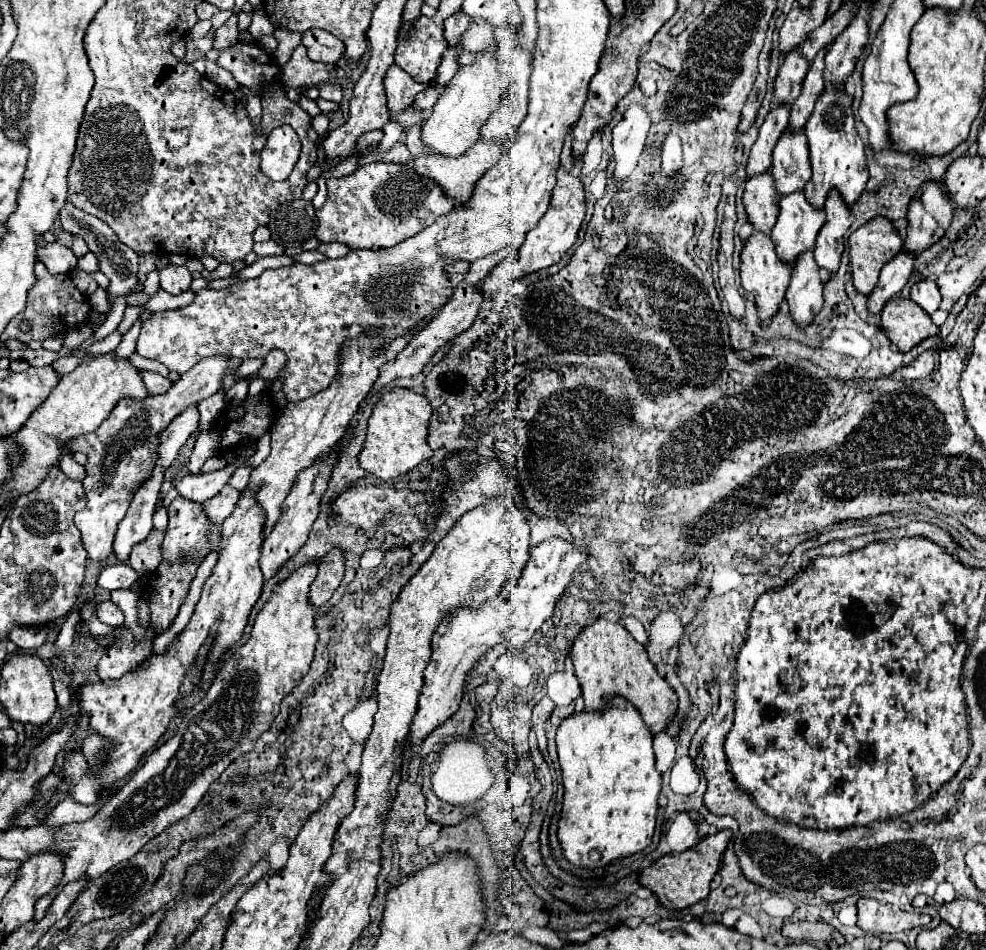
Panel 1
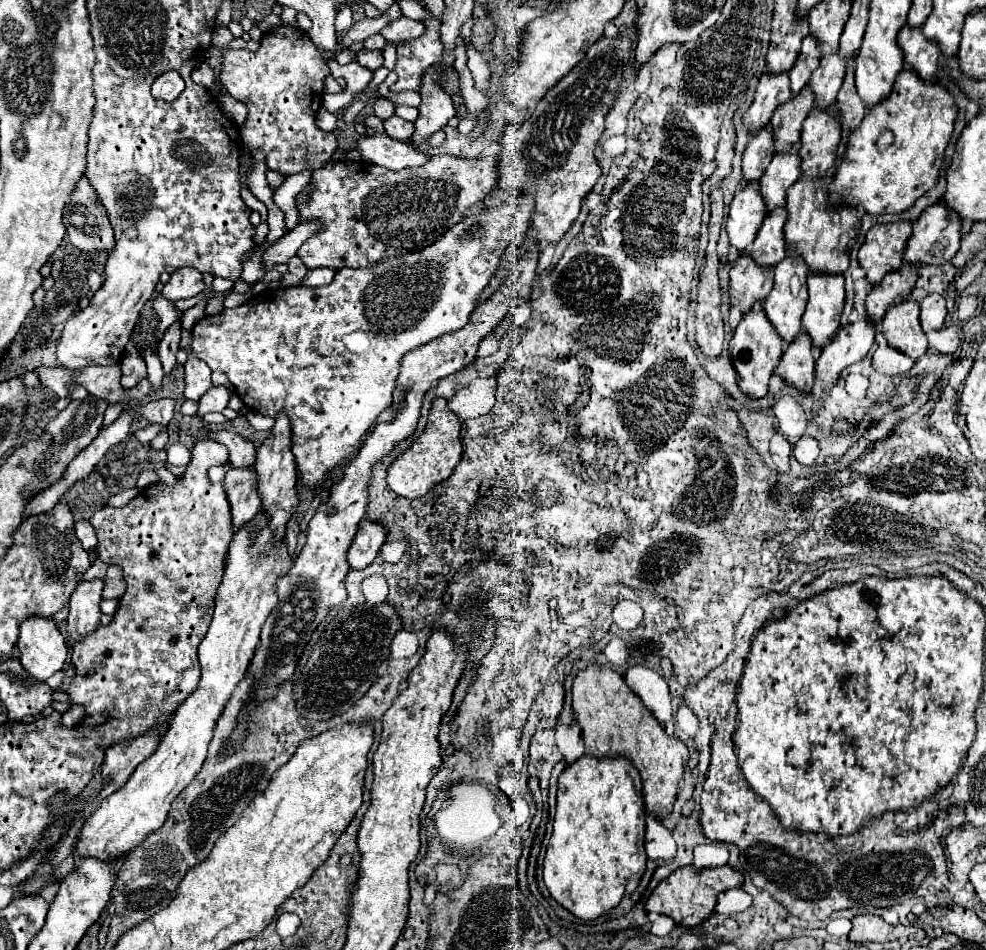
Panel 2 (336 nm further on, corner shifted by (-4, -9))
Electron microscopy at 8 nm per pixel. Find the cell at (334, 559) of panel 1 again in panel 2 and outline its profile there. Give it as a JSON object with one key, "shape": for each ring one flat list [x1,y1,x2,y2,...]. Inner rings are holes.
{"shape":[[362,518,358,526,358,534,348,550,348,562,352,570,366,568,376,558,384,542,386,542,386,528,376,520]]}

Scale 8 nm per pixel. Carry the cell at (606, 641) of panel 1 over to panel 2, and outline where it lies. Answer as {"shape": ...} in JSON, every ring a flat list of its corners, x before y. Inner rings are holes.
{"shape":[[596,664,578,672,574,686,572,686,572,710,576,716,576,722,582,730,582,738,586,744,586,754,594,758,628,758,634,762,634,768,640,772,642,778,642,796,646,812,654,818,662,820,672,812,672,806,676,802,678,794,678,782,684,776,684,766,688,762,688,748,674,736,666,736,658,720,652,716,652,712,642,704,642,700,626,686,624,678,614,672,612,668,598,668]]}

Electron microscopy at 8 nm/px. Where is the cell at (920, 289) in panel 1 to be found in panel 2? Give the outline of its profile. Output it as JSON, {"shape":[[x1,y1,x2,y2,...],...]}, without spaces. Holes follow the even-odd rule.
{"shape":[[930,294,920,302,920,326,924,332,938,330,944,324,944,318,948,314,946,310,946,300,940,294]]}

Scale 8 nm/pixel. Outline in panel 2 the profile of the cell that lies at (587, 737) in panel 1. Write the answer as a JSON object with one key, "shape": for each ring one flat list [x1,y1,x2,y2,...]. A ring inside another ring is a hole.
{"shape":[[584,756,564,768,558,778,558,802,554,816,554,832,544,858,544,884,550,896,572,912,576,918,588,922,616,908,626,892,630,880,640,880,646,870,644,852,644,798,642,782,630,760,624,758,592,758]]}

